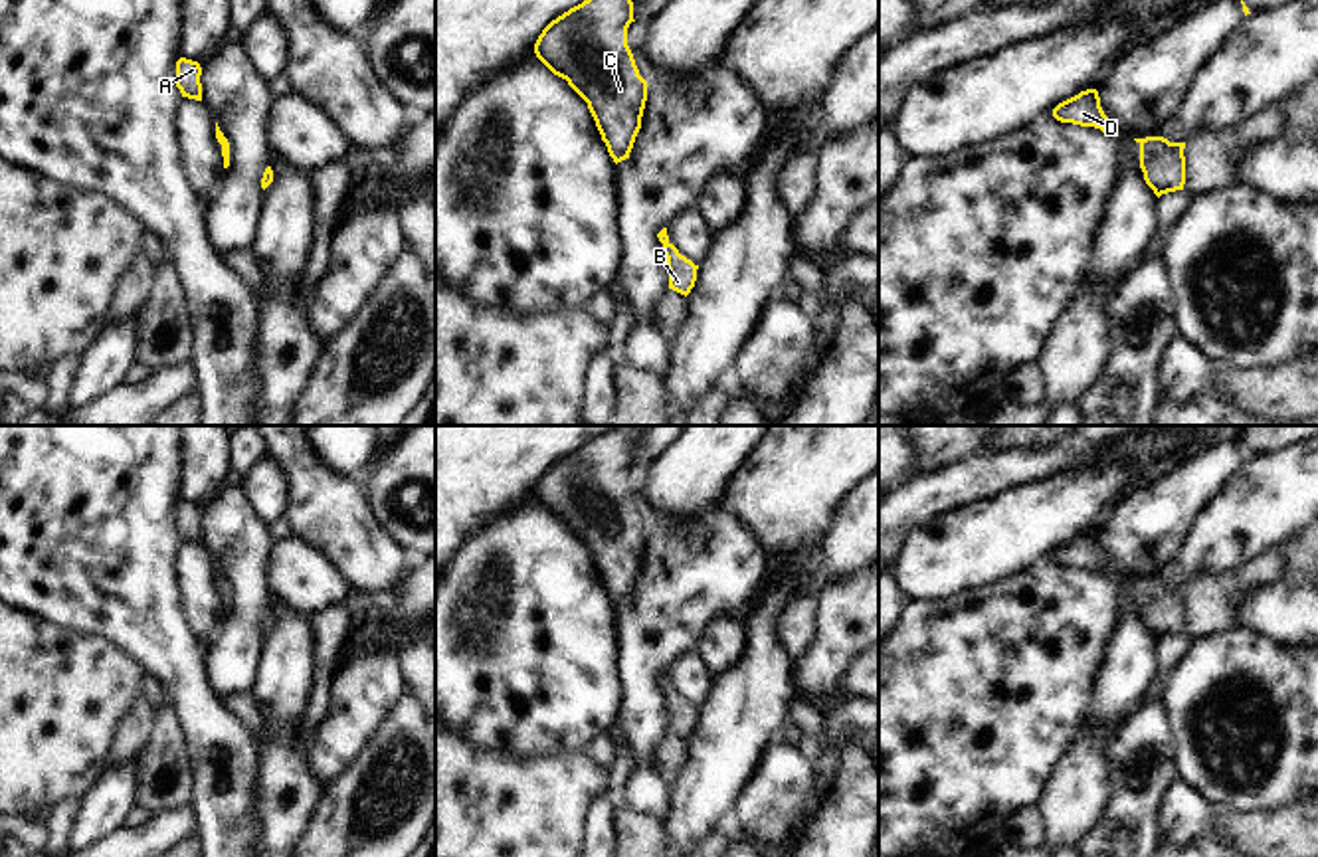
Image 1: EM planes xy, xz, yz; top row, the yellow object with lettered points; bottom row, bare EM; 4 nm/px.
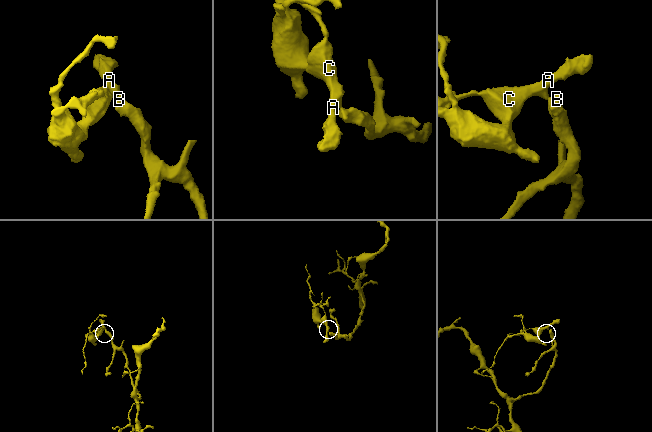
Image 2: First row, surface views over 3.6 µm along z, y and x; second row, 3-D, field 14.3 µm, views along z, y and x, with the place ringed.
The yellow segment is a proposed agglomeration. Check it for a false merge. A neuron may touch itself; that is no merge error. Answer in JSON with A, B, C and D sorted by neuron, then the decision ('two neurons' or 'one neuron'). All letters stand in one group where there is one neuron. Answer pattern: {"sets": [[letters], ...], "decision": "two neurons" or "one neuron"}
{"sets": [["A", "B", "C", "D"]], "decision": "one neuron"}

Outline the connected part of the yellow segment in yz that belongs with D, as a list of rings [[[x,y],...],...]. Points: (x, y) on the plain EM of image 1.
[[[1096,532],[1081,534],[1079,538],[1059,546],[1053,552],[1053,560],[1061,566],[1073,566],[1081,570],[1094,570],[1102,576],[1116,576],[1114,566],[1104,558]]]

